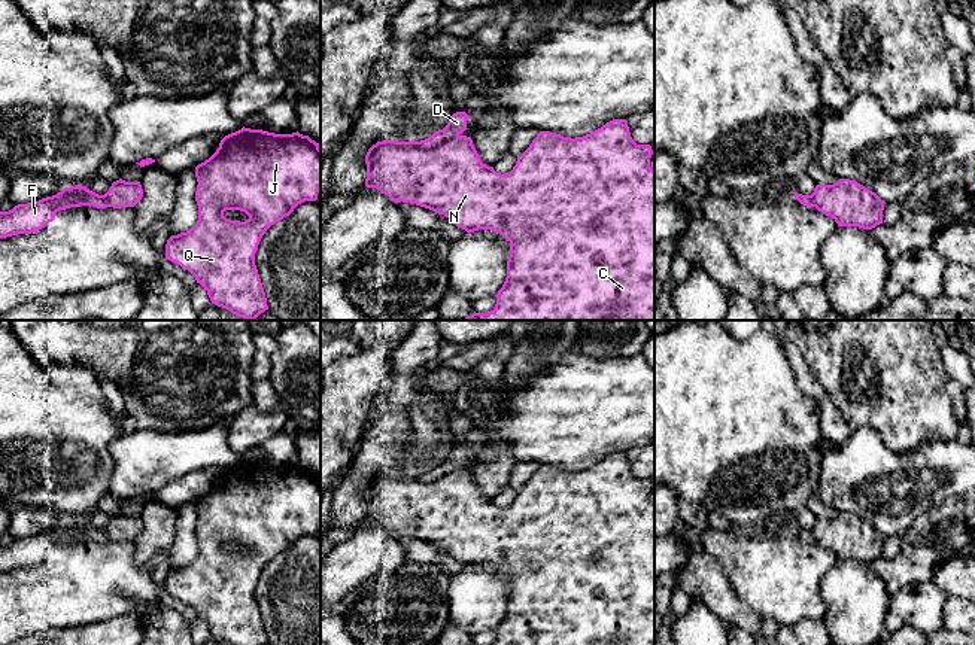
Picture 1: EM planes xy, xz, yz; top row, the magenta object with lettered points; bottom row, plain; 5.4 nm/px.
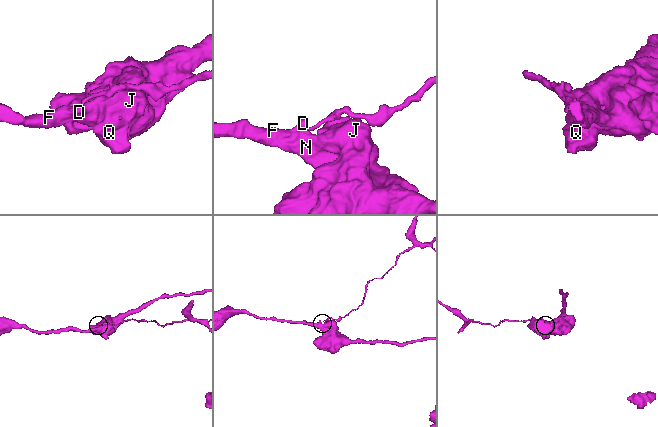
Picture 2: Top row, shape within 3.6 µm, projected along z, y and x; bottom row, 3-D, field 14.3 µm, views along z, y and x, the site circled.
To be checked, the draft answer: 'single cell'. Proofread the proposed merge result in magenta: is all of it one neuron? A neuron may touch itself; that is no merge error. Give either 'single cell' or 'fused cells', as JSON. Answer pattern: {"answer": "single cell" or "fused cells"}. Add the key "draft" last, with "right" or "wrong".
{"answer": "fused cells", "draft": "wrong"}

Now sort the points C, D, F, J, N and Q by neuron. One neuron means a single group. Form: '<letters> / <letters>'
C F J N Q / D

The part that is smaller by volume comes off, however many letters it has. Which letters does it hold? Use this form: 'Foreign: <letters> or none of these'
Foreign: D

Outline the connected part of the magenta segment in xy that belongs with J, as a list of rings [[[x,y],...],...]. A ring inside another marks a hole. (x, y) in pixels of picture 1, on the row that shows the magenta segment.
[[[242,128],[236,133],[231,133],[225,136],[216,152],[206,159],[204,162],[198,164],[195,167],[195,177],[197,177],[197,191],[195,191],[195,201],[198,206],[198,220],[197,223],[186,232],[180,232],[177,235],[171,235],[167,240],[165,244],[165,259],[180,265],[182,268],[188,270],[206,290],[207,295],[212,301],[212,304],[230,310],[233,314],[247,319],[247,320],[255,320],[261,313],[268,310],[267,305],[267,298],[265,292],[255,265],[255,253],[258,250],[258,244],[265,234],[265,231],[274,225],[276,222],[282,220],[283,217],[289,216],[294,209],[304,203],[304,201],[316,201],[318,200],[318,192],[321,191],[321,147],[319,143],[312,140],[309,136],[303,136],[298,131],[292,134],[274,134],[262,130],[250,130],[250,128]],[[225,210],[240,210],[244,212],[249,219],[244,222],[240,220],[231,220],[224,216]]]

